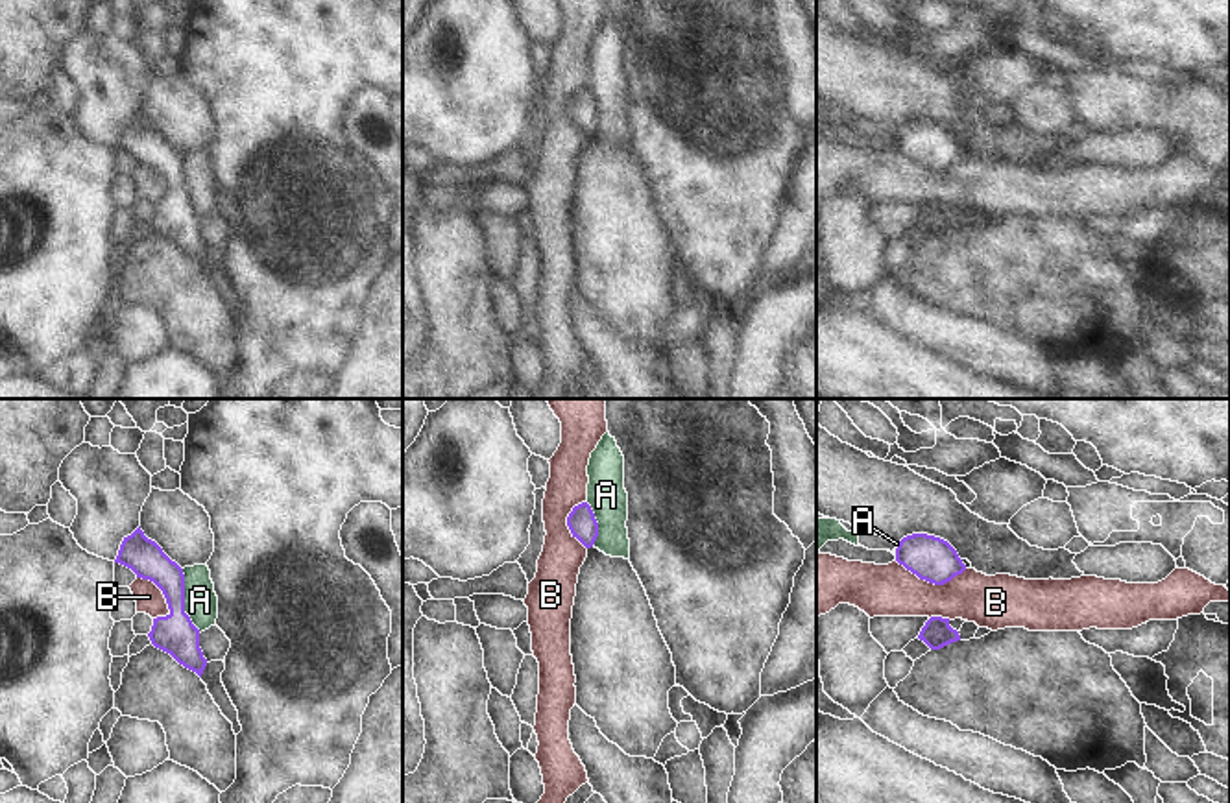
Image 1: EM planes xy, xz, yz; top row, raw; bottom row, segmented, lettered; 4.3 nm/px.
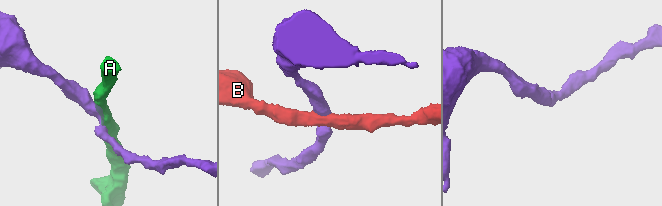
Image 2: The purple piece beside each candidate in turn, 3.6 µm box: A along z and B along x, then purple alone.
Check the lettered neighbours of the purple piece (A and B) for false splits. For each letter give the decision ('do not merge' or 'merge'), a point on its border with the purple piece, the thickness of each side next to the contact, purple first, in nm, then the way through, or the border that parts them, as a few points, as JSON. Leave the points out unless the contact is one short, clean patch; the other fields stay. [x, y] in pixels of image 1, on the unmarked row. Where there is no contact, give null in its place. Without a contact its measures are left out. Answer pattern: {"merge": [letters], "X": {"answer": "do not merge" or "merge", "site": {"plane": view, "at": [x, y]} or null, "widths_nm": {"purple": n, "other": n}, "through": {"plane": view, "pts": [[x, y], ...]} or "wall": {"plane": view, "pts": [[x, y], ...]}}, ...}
{"merge": [], "A": {"answer": "do not merge", "site": {"plane": "xy", "at": [183, 187]}, "widths_nm": {"purple": 180, "other": 140}, "wall": {"plane": "xy", "pts": [[181, 155], [183, 198], [200, 218]]}}, "B": {"answer": "do not merge", "site": {"plane": "yz", "at": [931, 168]}, "widths_nm": {"purple": 190, "other": 220}, "wall": {"plane": "yz", "pts": [[894, 146], [935, 170], [946, 170], [966, 155]]}}}

